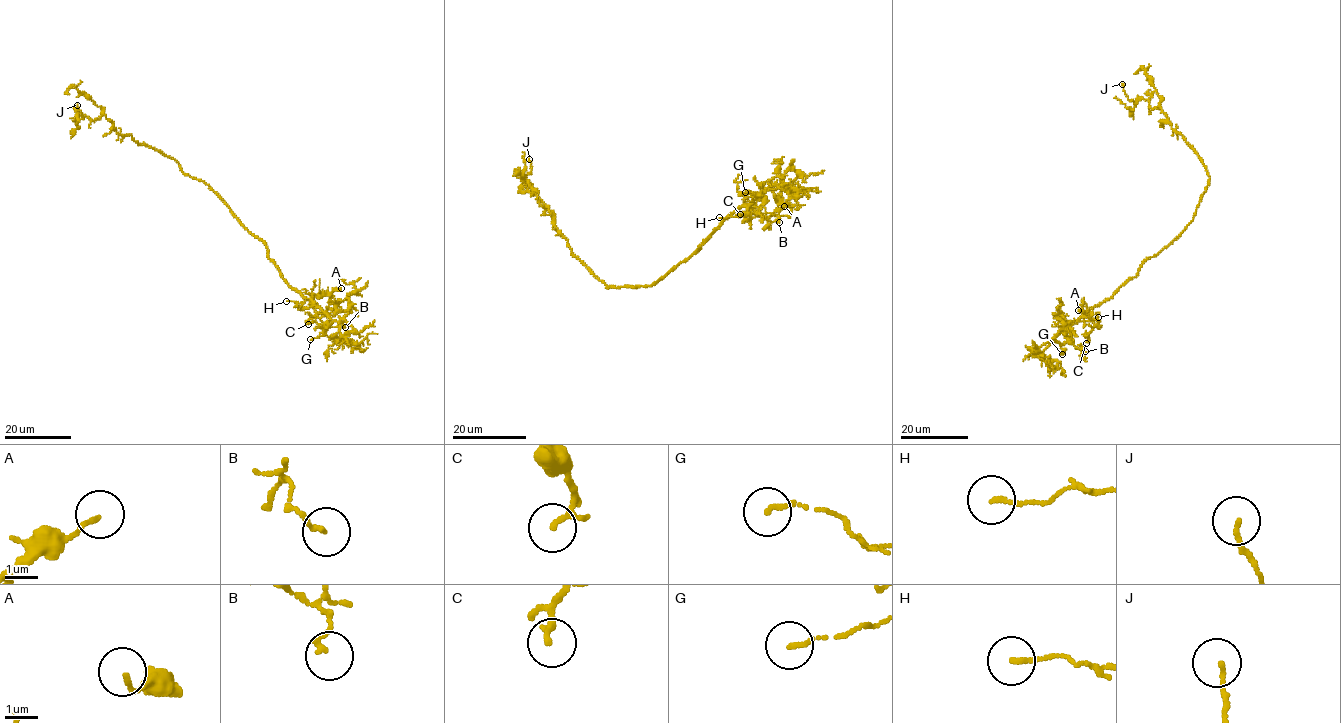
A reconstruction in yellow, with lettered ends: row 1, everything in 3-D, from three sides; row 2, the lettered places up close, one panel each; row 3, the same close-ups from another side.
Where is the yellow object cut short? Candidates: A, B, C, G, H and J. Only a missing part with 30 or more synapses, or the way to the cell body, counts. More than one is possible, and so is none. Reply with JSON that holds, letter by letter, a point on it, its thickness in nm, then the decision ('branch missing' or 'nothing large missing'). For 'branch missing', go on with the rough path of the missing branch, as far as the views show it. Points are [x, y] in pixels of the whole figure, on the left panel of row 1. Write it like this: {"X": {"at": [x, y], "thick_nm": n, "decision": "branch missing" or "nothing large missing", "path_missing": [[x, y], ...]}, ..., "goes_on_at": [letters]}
{"A": {"at": [341, 288], "thick_nm": 120, "decision": "nothing large missing"}, "B": {"at": [345, 327], "thick_nm": 150, "decision": "nothing large missing"}, "C": {"at": [308, 324], "thick_nm": 190, "decision": "nothing large missing"}, "G": {"at": [310, 339], "thick_nm": 130, "decision": "nothing large missing"}, "H": {"at": [286, 301], "thick_nm": 130, "decision": "nothing large missing"}, "J": {"at": [77, 105], "thick_nm": 130, "decision": "nothing large missing"}, "goes_on_at": []}

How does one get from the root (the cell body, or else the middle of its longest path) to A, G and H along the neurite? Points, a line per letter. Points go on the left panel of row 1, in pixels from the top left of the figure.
A: (233, 212), (261, 239), (285, 281), (310, 298), (310, 304), (316, 295), (341, 288)
G: (233, 212), (261, 239), (267, 255), (290, 286), (321, 306), (332, 321), (324, 335), (310, 339)
H: (233, 212), (252, 234), (261, 239), (267, 255), (285, 281), (312, 302), (286, 301)

